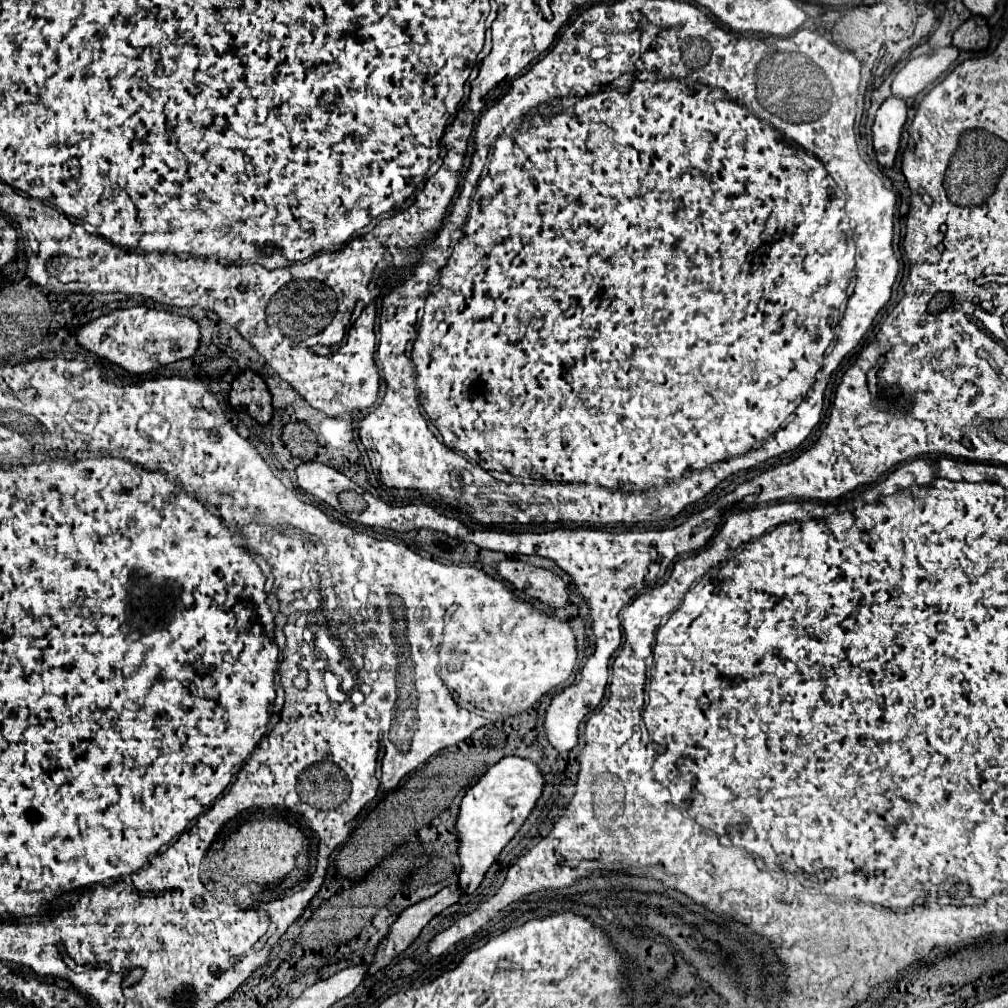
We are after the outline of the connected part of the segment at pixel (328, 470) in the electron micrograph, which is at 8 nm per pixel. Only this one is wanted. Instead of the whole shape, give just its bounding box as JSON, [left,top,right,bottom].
[297,461,351,509]

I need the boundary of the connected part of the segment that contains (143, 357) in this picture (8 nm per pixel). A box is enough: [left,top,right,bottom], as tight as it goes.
[77,307,201,375]

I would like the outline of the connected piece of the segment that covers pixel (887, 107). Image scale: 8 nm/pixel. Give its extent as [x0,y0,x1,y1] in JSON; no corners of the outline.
[873,95,907,167]

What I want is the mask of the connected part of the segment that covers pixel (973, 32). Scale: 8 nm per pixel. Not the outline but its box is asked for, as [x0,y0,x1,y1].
[953,15,989,49]

